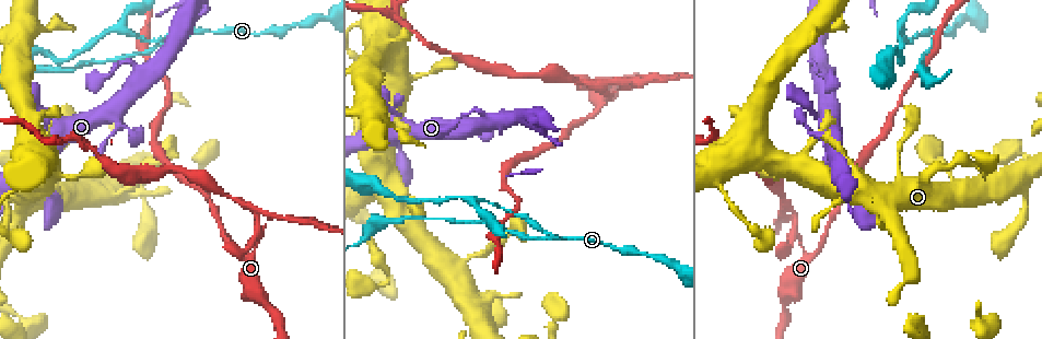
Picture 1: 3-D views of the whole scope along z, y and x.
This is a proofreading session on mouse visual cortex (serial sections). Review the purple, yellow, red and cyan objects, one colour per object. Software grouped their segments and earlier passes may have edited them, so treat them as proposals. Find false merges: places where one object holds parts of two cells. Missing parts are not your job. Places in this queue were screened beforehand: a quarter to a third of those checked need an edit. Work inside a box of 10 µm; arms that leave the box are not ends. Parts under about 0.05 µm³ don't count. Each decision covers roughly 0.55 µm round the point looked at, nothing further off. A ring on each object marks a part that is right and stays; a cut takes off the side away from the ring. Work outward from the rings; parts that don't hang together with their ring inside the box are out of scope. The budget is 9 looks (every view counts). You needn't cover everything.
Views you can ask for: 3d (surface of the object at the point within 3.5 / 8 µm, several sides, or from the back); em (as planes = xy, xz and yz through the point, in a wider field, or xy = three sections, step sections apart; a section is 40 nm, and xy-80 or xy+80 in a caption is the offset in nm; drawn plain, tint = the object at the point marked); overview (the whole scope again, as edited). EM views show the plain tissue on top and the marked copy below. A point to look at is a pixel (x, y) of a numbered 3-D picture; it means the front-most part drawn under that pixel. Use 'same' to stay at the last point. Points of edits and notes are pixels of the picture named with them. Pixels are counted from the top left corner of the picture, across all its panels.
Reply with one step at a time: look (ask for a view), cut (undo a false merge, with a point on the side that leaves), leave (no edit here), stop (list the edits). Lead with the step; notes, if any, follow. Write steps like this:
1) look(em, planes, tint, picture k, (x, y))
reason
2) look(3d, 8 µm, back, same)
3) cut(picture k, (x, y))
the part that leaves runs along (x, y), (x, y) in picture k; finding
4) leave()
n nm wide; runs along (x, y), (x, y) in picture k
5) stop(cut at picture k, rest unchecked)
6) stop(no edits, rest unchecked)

look(3d, 3.5 µm, picture 1, (395, 123))
thick turns thin

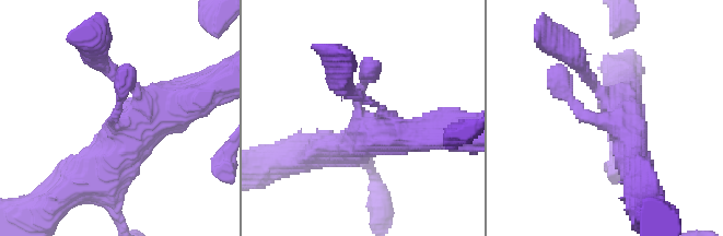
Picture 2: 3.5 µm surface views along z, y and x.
look(em, planes, tint, picture 2, (612, 121))

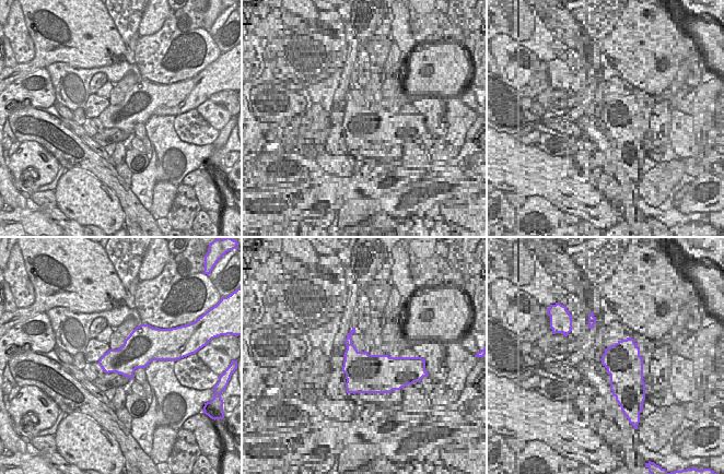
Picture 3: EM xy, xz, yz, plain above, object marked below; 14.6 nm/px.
leave()
runs along (434, 129), (366, 126), (366, 72) in picture 2; continuous, no second cell

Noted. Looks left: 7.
look(3d, 8 µm, picture 1, (130, 131))
calibre changes

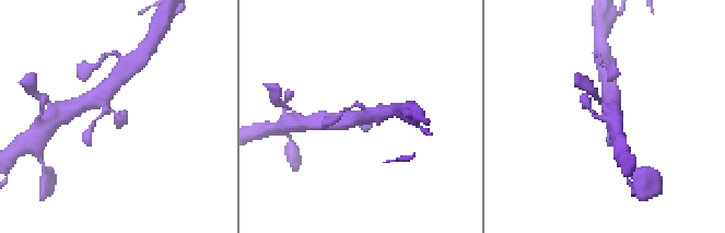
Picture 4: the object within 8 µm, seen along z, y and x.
look(3d, 3.5 µm, same)

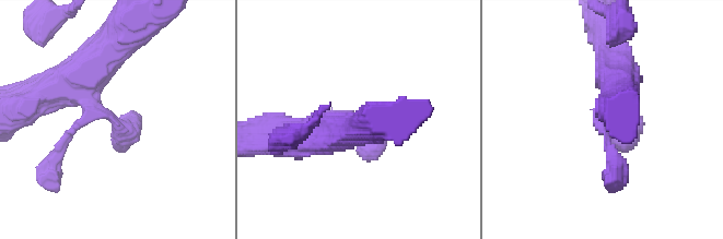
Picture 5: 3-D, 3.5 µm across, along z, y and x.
look(em, xy, step 5, tint, picture 5, (113, 118))
shape alone is not enough

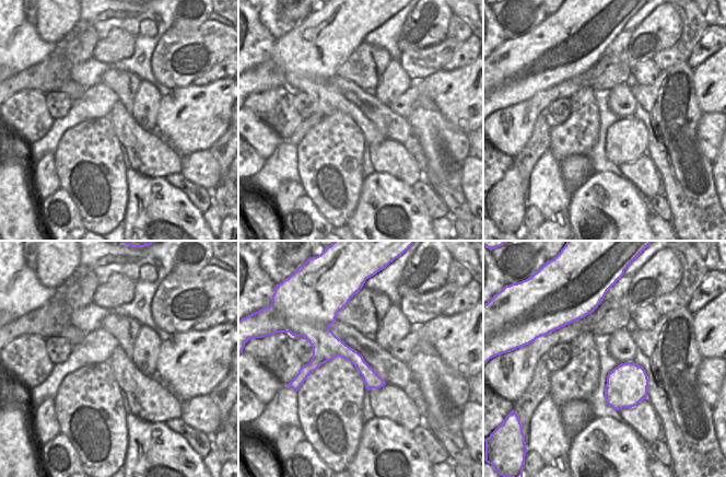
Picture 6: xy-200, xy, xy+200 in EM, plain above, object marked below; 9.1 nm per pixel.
leave()
continuous, no second cell

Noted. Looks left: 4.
look(3d, 3.5 µm, picture 1, (254, 212))
branch point

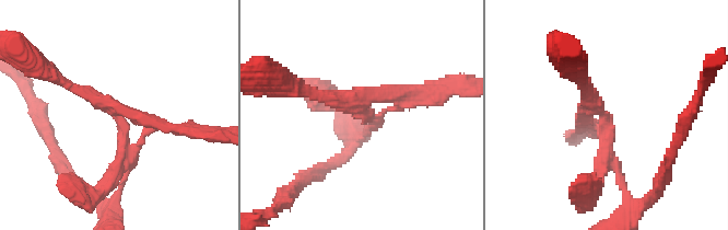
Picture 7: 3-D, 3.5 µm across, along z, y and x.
look(em, planes, tint, picture 7, (116, 113))
3 arms; arms of 150, 200, 200 nm

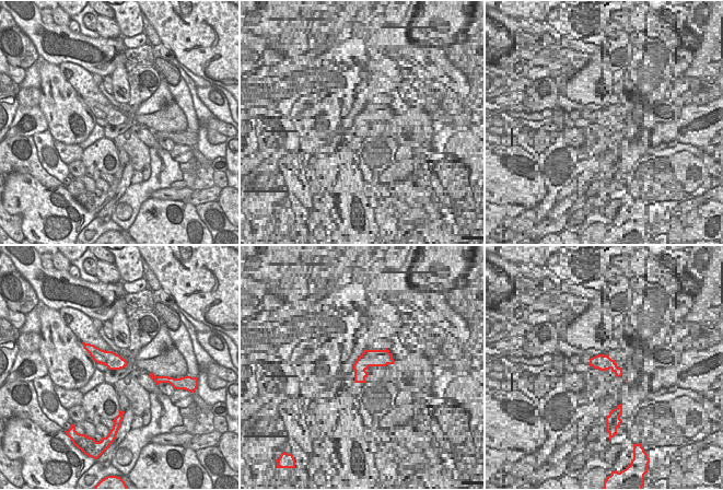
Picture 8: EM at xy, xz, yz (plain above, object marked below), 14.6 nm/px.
cut(picture 7, (120, 110))
the part that leaves runs along (126, 156), (119, 118), (66, 85) in picture 7; a second cell is stuck on

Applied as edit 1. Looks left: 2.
stop(cut at picture 7, rest unchecked)

